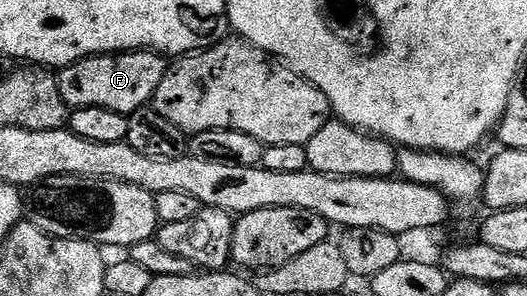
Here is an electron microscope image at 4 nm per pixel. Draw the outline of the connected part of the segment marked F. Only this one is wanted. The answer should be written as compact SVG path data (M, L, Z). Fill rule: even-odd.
M135 50L123 54L96 54L70 66L60 67L57 74L59 92L71 108L107 108L126 116L144 110L152 103L163 80L167 62L152 50Z

